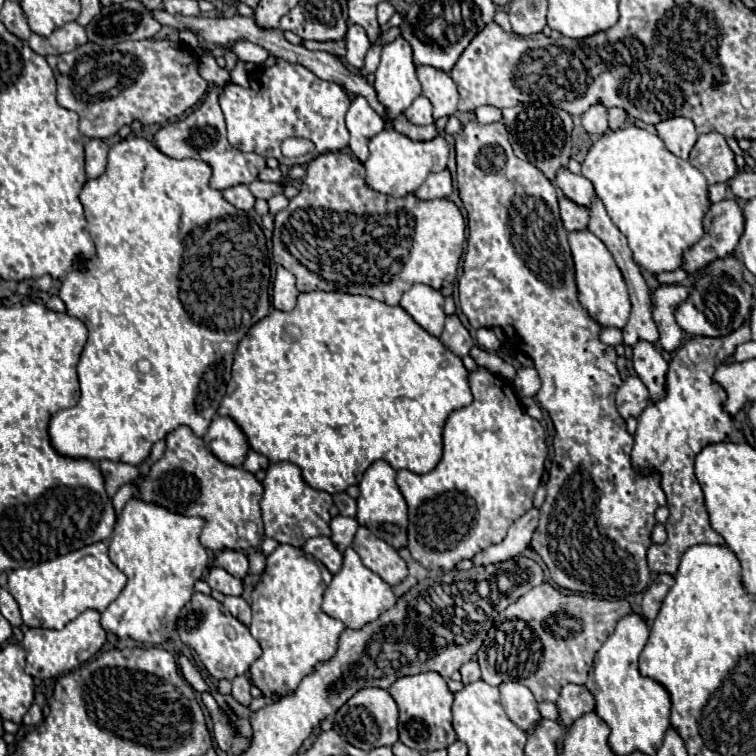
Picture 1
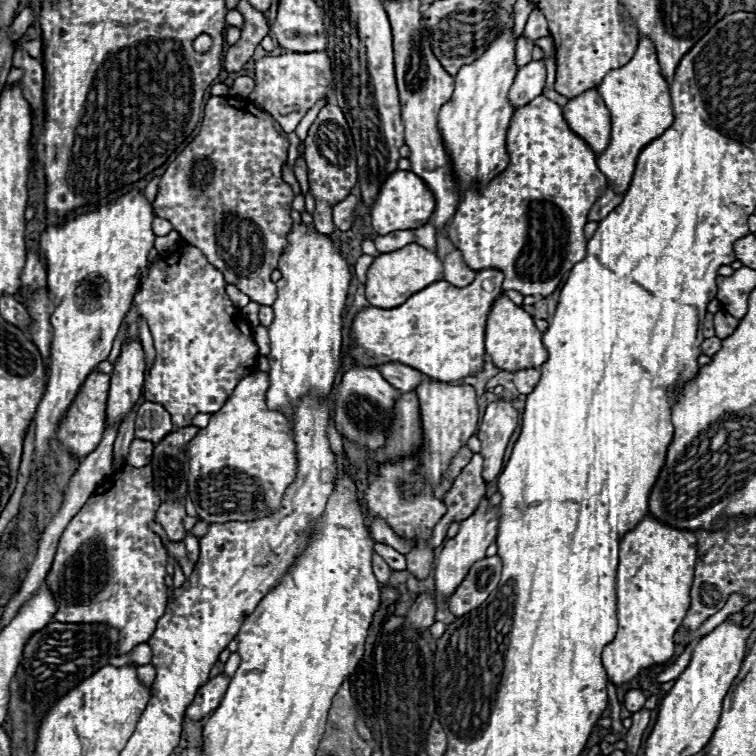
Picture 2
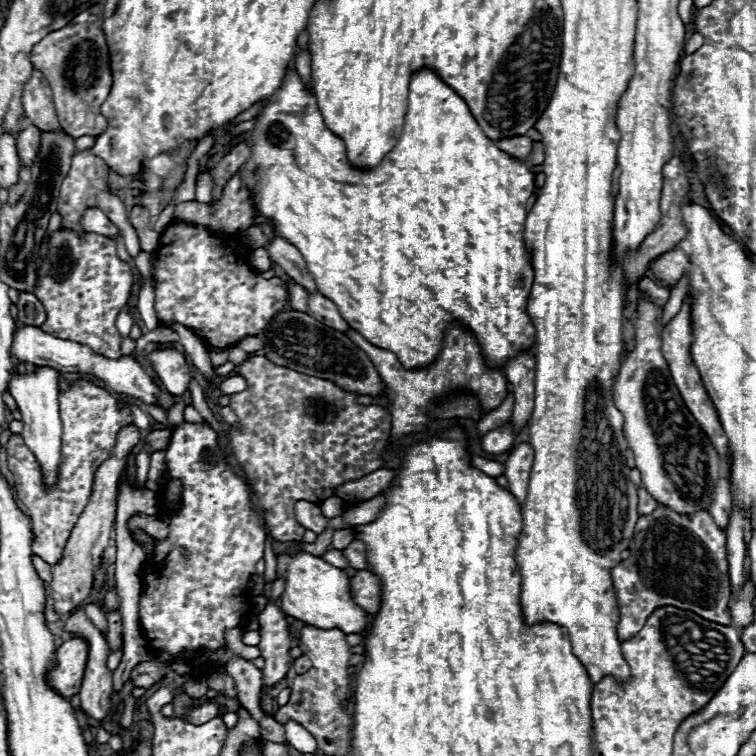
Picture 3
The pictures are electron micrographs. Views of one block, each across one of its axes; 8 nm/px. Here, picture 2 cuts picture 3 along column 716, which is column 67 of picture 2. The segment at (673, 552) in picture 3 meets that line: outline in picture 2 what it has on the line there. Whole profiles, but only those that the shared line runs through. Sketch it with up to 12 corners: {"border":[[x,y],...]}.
{"border":[[124,466],[66,526],[48,572],[64,624],[164,614],[150,466]]}

